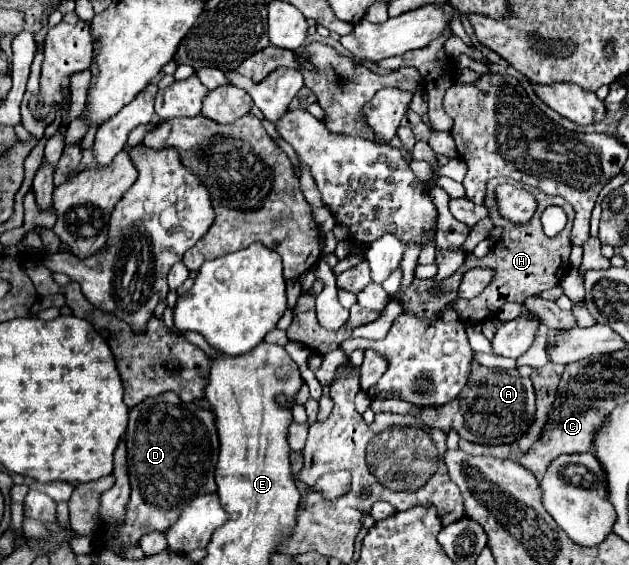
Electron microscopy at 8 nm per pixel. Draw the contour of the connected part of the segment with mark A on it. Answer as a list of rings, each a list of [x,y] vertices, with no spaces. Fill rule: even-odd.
[[[474,364],[468,386],[460,392],[460,396],[446,406],[434,406],[434,410],[436,418],[428,426],[440,428],[446,434],[452,428],[460,438],[474,444],[500,446],[520,440],[520,436],[524,436],[524,432],[532,426],[536,414],[536,396],[530,378],[520,376],[516,368],[490,370]]]

